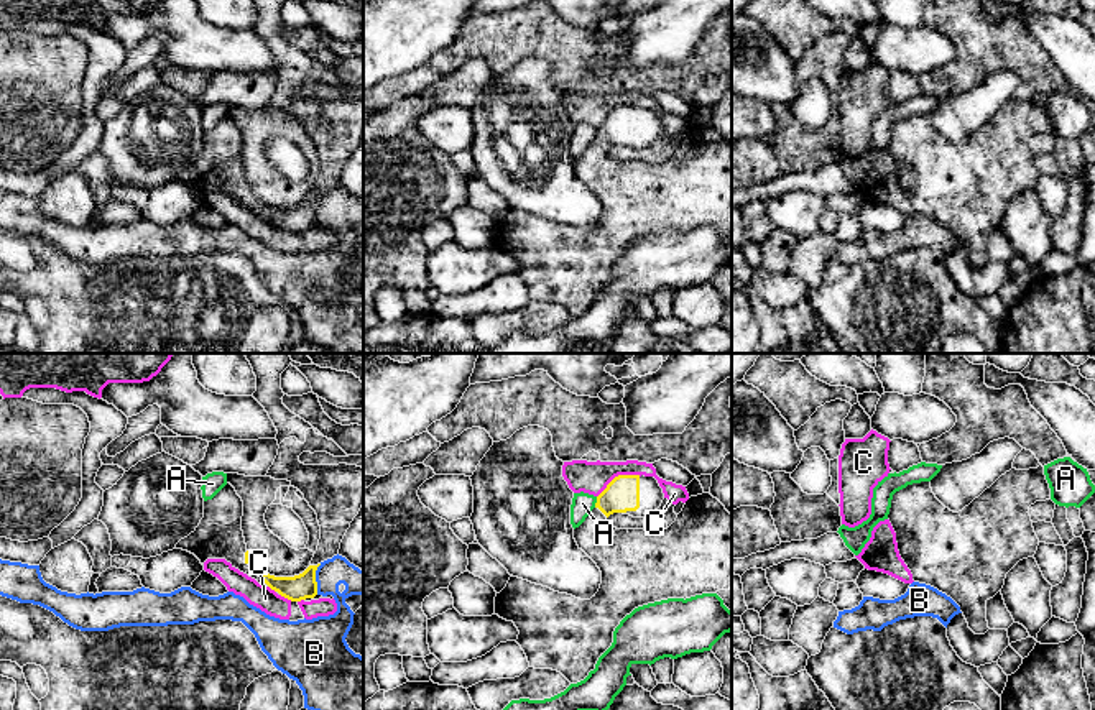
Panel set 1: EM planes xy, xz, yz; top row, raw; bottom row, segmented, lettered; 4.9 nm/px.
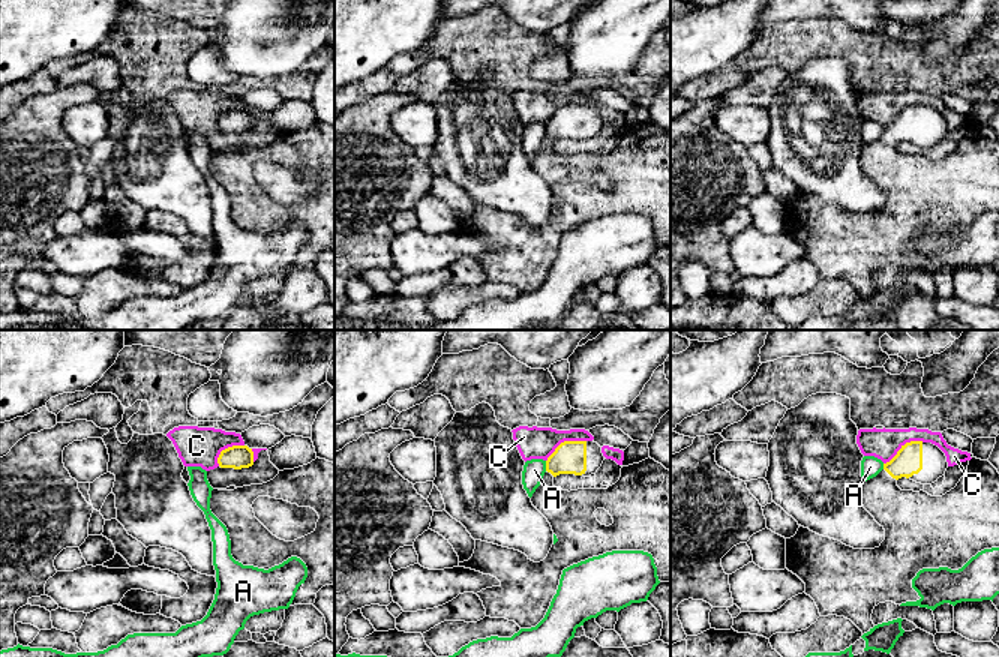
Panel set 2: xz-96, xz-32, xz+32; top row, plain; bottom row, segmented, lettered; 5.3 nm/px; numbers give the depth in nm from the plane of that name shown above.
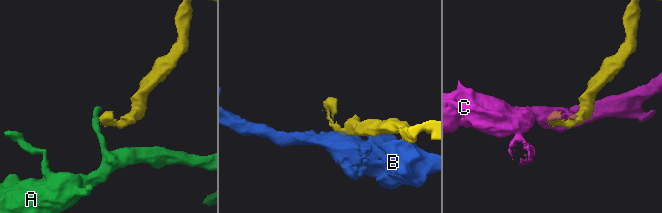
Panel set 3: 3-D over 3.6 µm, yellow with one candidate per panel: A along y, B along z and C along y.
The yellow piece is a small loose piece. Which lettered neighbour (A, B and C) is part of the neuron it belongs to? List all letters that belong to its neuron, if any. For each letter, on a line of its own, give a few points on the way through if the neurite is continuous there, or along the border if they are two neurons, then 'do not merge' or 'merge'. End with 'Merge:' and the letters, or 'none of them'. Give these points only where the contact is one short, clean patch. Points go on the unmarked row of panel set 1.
A: border xz (597, 129), (594, 138); do not merge
B: border xy (321, 196), (316, 202), (316, 225); do not merge
C: do not merge
Merge: none of them

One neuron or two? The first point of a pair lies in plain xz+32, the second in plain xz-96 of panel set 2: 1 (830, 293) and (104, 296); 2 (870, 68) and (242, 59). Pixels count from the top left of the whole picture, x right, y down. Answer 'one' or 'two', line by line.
1: one
2: two

